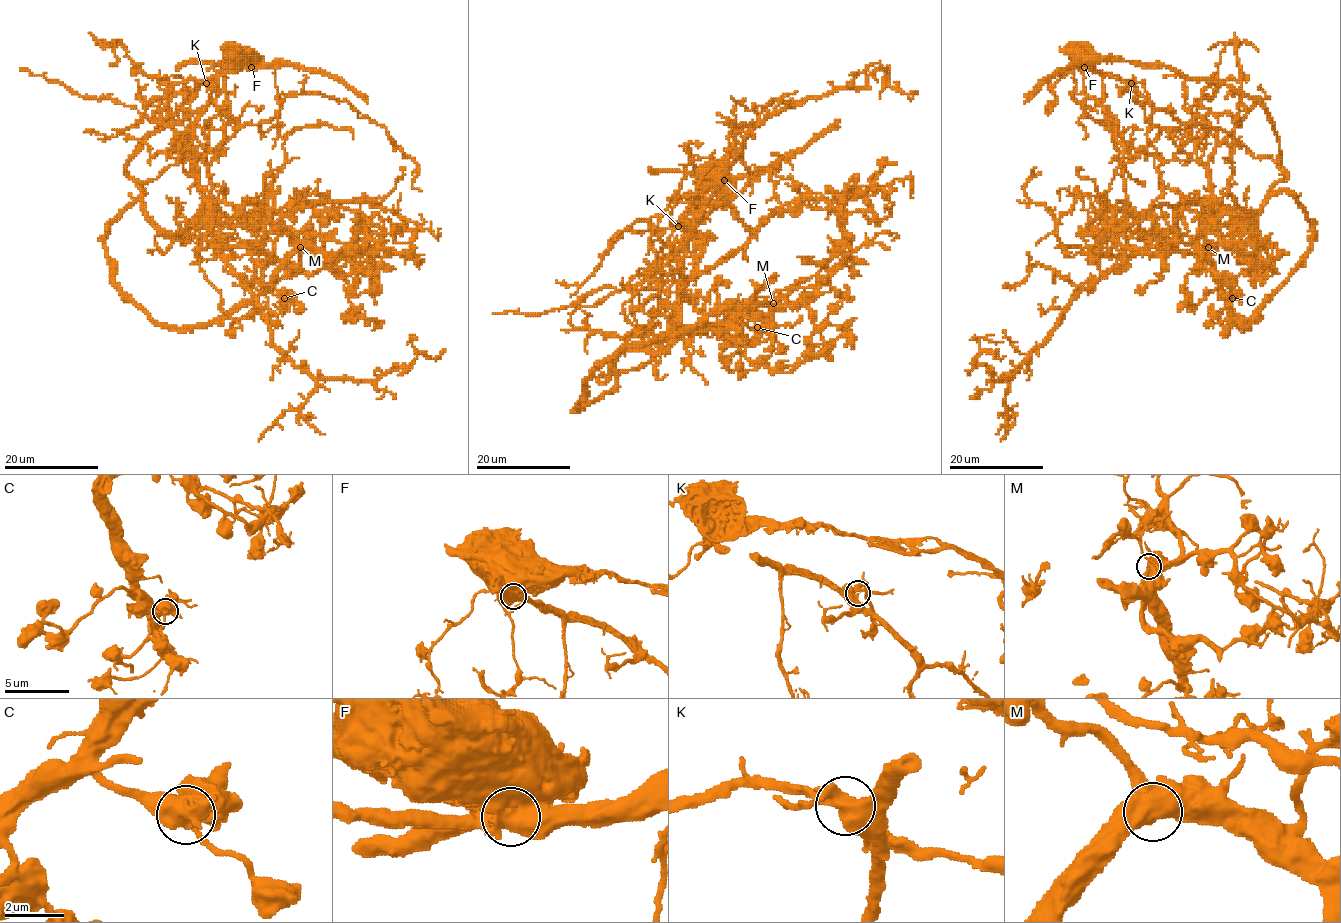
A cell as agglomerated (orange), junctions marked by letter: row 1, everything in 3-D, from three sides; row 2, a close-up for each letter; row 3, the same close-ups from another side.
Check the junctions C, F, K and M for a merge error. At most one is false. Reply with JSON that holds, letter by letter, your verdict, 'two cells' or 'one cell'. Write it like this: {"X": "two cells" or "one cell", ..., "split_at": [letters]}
{"C": "one cell", "F": "two cells", "K": "one cell", "M": "one cell", "split_at": ["F"]}

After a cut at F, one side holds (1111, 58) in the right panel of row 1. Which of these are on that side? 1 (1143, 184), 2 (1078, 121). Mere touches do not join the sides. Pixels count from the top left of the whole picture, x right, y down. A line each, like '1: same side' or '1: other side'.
1: other side
2: same side

